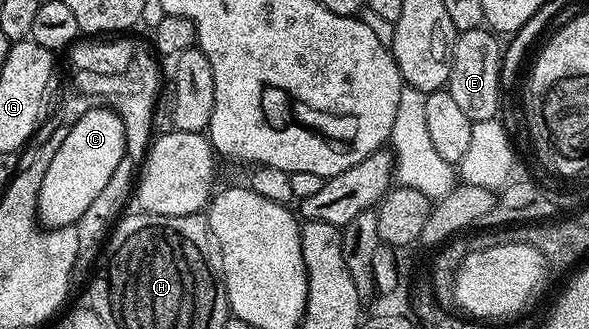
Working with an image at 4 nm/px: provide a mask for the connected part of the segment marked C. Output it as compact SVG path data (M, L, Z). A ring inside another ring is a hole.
M105 105L97 106L91 106L79 120L69 124L64 143L57 150L56 157L49 162L48 171L44 173L38 197L38 221L43 228L56 228L77 223L81 214L88 209L88 205L92 204L111 180L112 173L115 172L121 159L126 157L126 134L120 117Z

